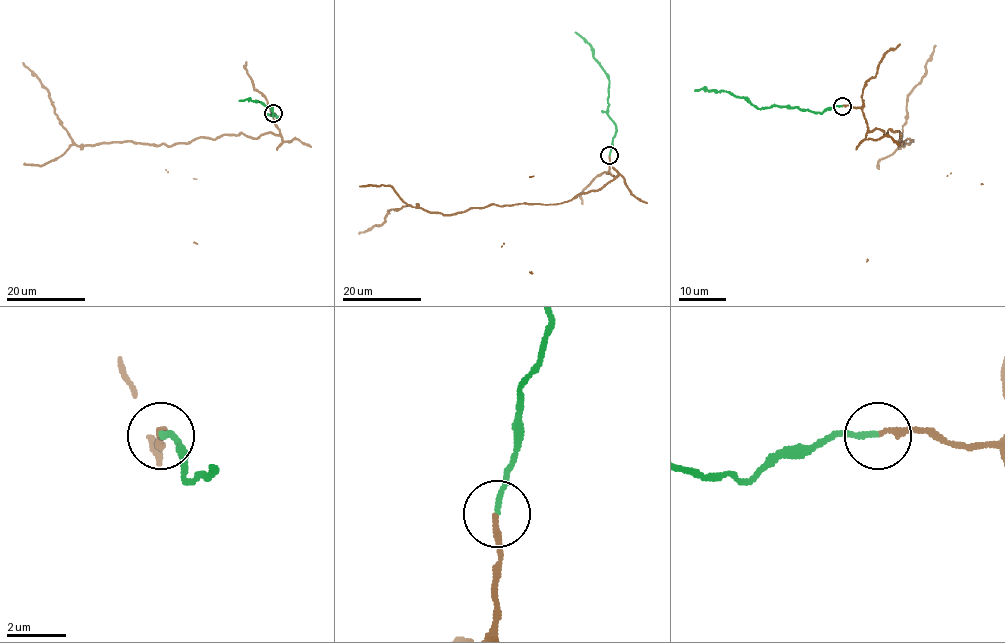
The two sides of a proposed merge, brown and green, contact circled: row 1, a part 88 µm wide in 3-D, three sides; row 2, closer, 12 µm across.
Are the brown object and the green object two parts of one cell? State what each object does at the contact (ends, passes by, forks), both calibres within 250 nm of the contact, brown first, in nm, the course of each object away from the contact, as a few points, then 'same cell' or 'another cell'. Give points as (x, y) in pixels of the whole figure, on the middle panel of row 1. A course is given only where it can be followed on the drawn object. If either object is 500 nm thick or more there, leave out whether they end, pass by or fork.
brown ends there; green ends there; 200 nm thick on the brown side, 170 nm on the other; brown runs (609, 155), (615, 177), (565, 202), (489, 204), (450, 215), (408, 205), (390, 210), (380, 226), (358, 233); green runs (609, 155), (616, 130), (607, 114), (609, 81), (594, 58), (593, 48), (575, 32); same cell

